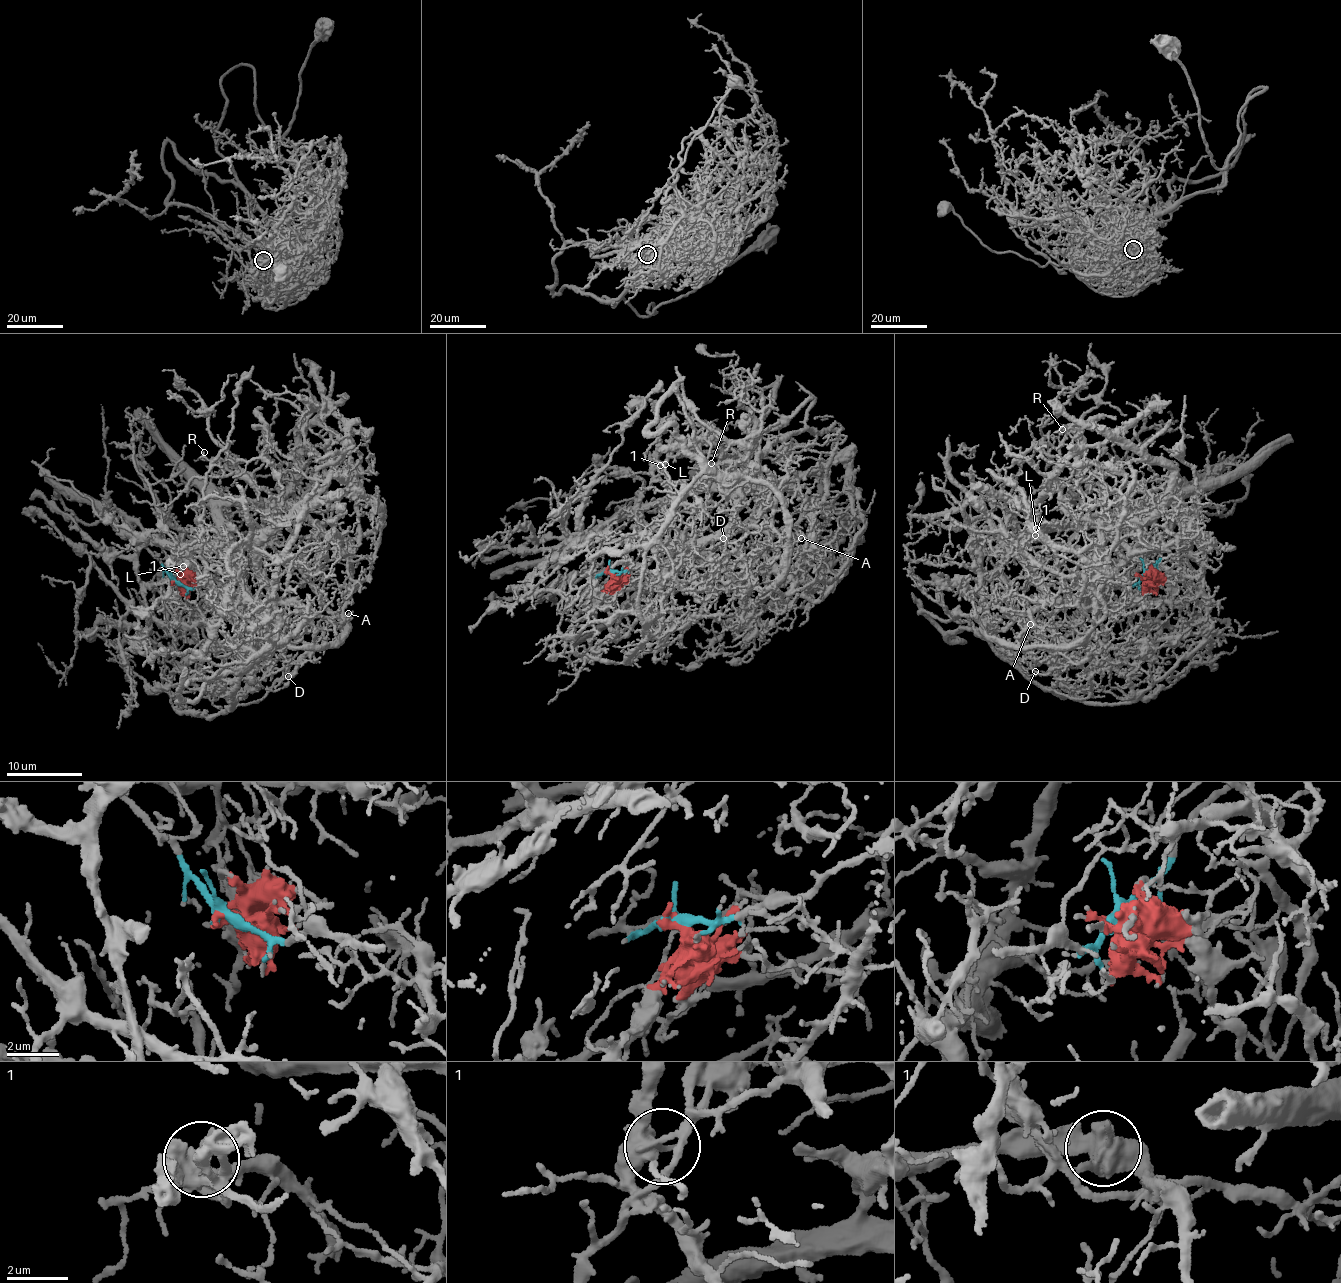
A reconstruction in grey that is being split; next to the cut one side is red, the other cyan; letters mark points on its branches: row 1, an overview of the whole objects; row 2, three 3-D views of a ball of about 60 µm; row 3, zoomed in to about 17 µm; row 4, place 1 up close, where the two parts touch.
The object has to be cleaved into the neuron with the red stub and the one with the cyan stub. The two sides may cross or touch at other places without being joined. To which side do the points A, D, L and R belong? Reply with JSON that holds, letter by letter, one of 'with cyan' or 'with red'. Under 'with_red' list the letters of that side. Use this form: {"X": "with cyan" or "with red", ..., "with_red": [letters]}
{"A": "with red", "D": "with red", "L": "with cyan", "R": "with cyan", "with_red": ["A", "D"]}

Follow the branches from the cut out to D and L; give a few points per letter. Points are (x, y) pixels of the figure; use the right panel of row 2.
D: (1144, 577), (1179, 610), (1172, 633), (1111, 643), (1082, 600), (1055, 614), (1059, 651), (1034, 671)
L: (1145, 576), (1065, 590), (1005, 581), (1006, 540), (1034, 537), (1035, 528)

